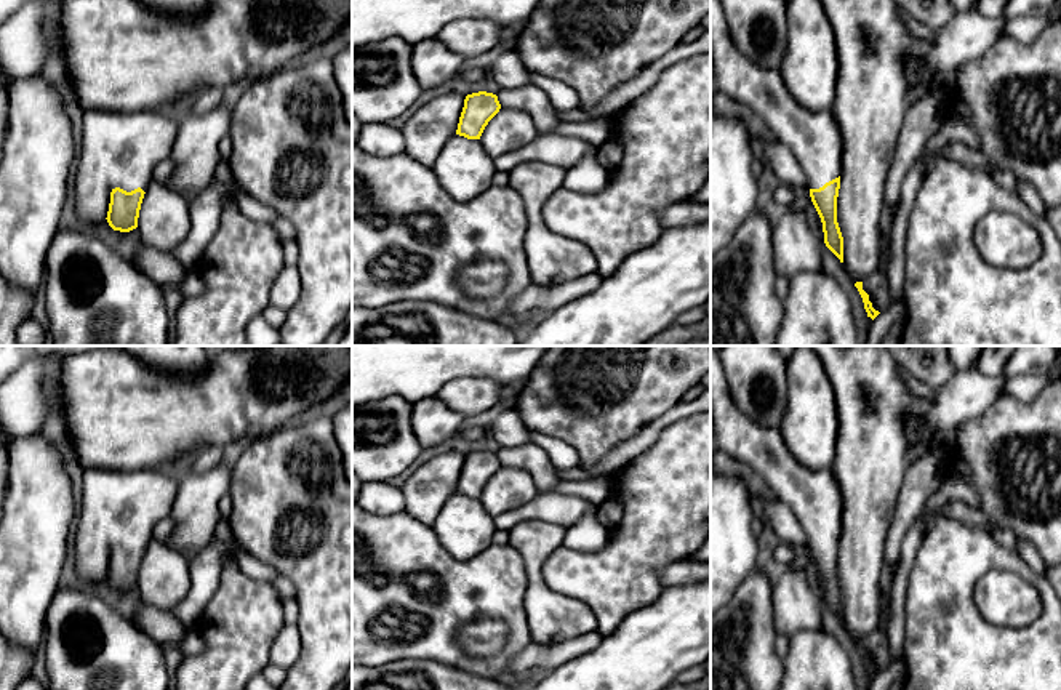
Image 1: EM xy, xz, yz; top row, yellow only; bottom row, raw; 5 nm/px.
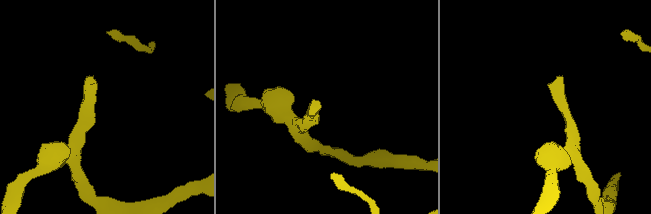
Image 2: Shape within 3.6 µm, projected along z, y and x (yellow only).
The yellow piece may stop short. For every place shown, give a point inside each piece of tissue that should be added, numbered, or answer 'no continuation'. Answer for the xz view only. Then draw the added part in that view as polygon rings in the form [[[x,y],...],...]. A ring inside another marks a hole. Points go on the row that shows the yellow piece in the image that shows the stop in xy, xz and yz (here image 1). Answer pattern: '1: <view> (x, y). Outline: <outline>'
1: xz (436, 122). Outline: [[[451,91],[419,107],[402,130],[405,154],[432,166],[445,142],[456,134],[464,99],[466,96]]]

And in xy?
1: xy (116, 149). Outline: [[[83,110],[74,181],[80,227],[94,231],[107,218],[115,187],[146,192],[176,133],[178,123],[158,110]]]

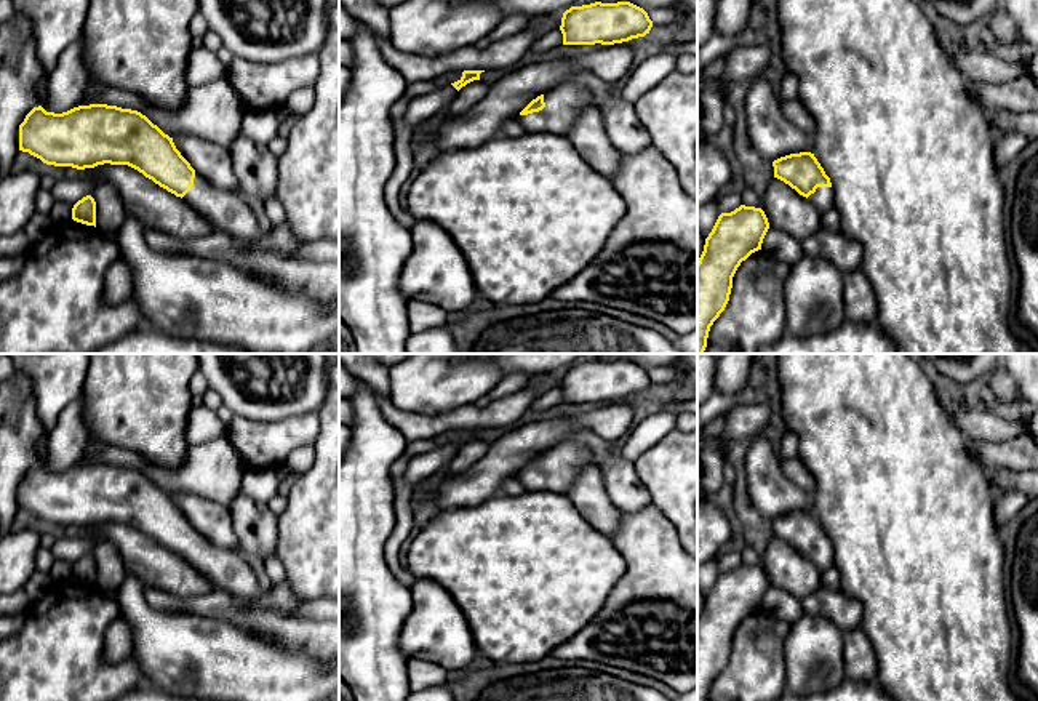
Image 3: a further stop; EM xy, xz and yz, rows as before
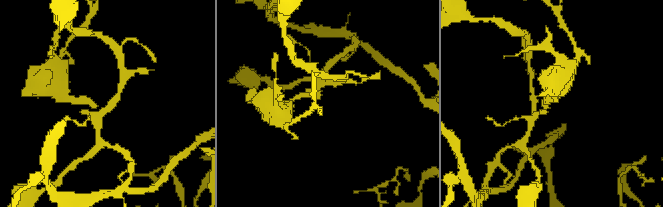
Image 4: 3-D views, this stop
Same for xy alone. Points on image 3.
1: xy (215, 196). Outline: [[[176,134],[173,142],[195,170],[194,186],[182,200],[214,230],[245,242],[264,237],[267,232],[258,224],[254,205],[238,190],[230,152],[190,134]]]

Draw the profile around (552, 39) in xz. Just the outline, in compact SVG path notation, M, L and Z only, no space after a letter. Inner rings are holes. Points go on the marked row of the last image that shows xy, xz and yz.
M550 29L542 37L533 42L533 45L529 46L529 53L544 53L557 46L563 46L563 34L560 29Z

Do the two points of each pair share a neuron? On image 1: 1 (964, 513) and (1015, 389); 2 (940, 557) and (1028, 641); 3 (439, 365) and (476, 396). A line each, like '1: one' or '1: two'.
1: two
2: one
3: two

